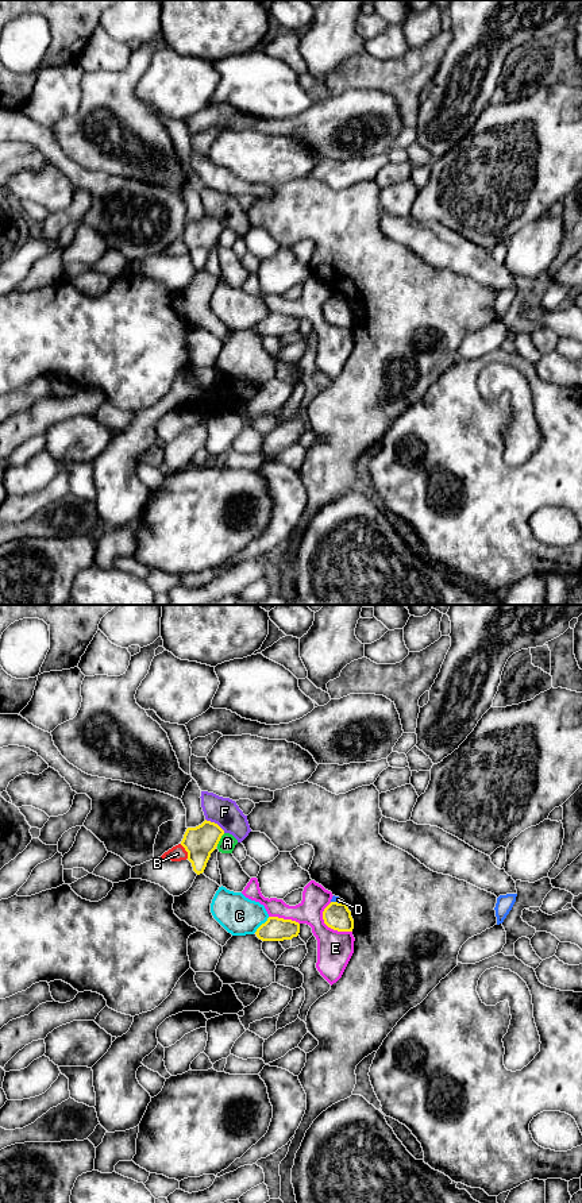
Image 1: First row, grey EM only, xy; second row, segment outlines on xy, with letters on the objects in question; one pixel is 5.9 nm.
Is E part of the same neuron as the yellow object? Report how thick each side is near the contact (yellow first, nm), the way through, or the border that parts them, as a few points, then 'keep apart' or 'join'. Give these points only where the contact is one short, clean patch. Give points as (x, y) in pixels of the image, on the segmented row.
160 nm thick on the yellow side, 220 nm on the other; keep apart

